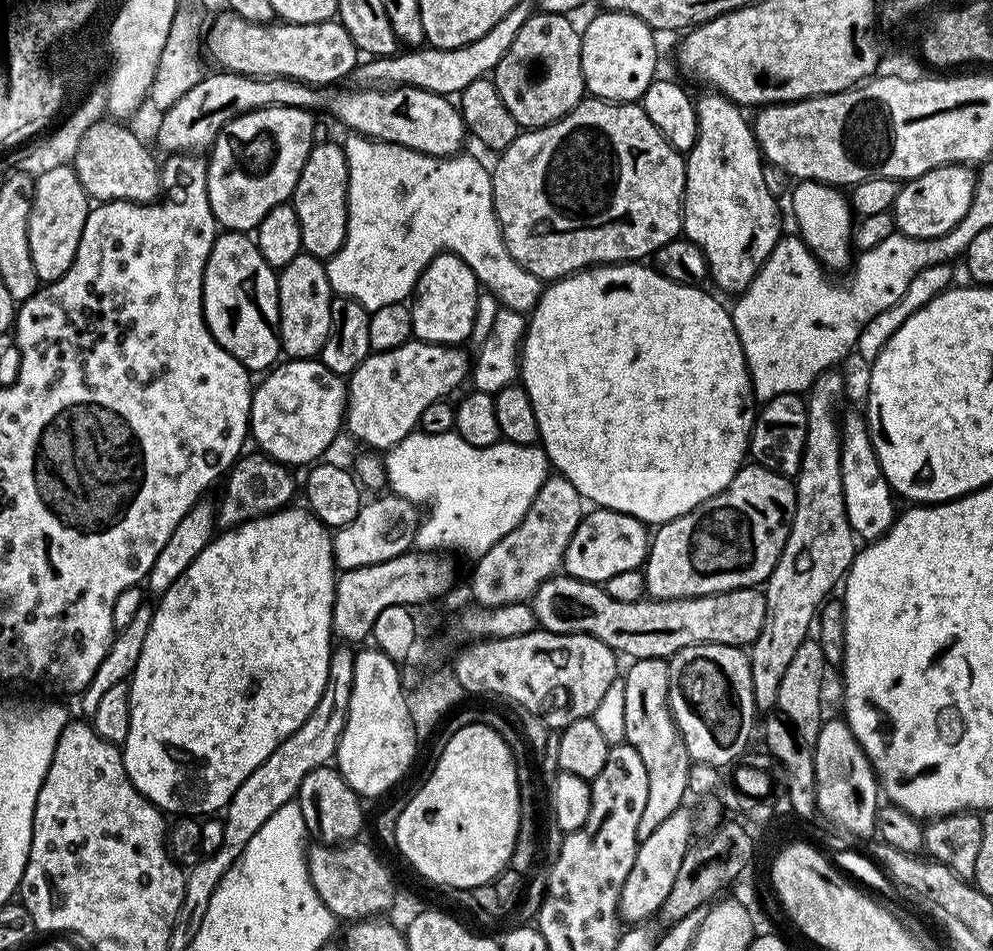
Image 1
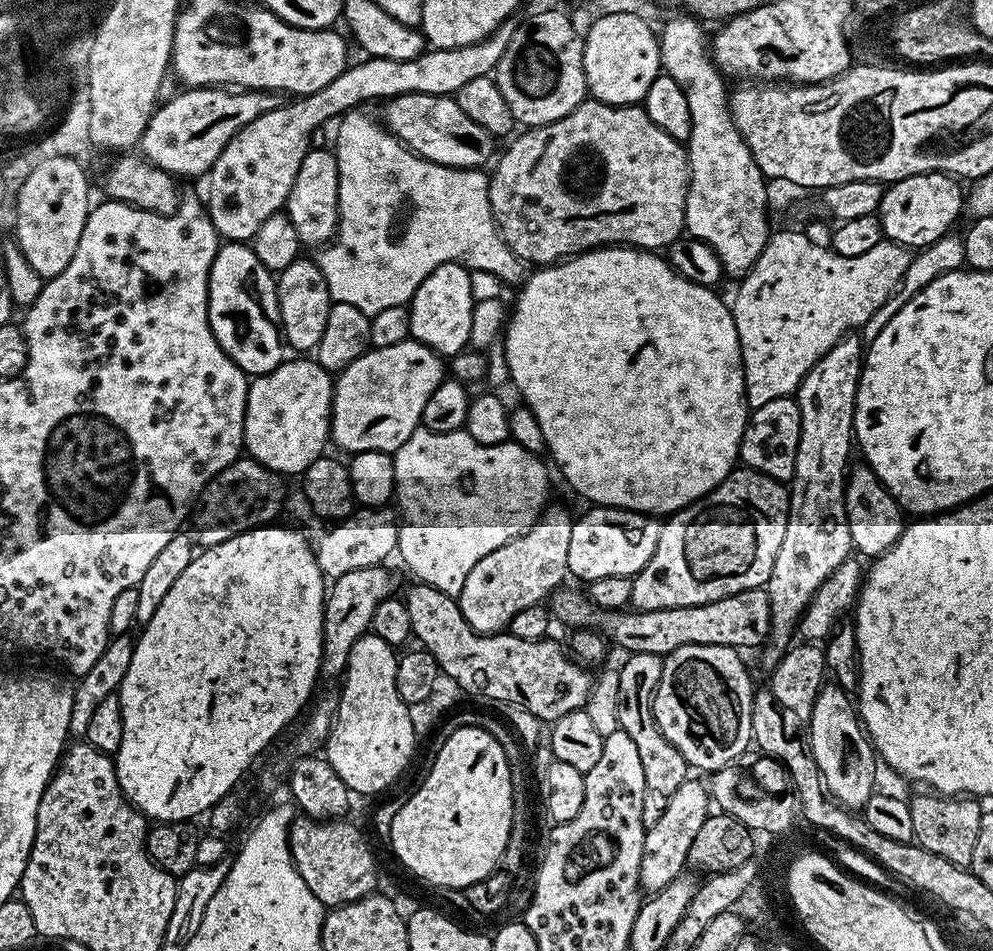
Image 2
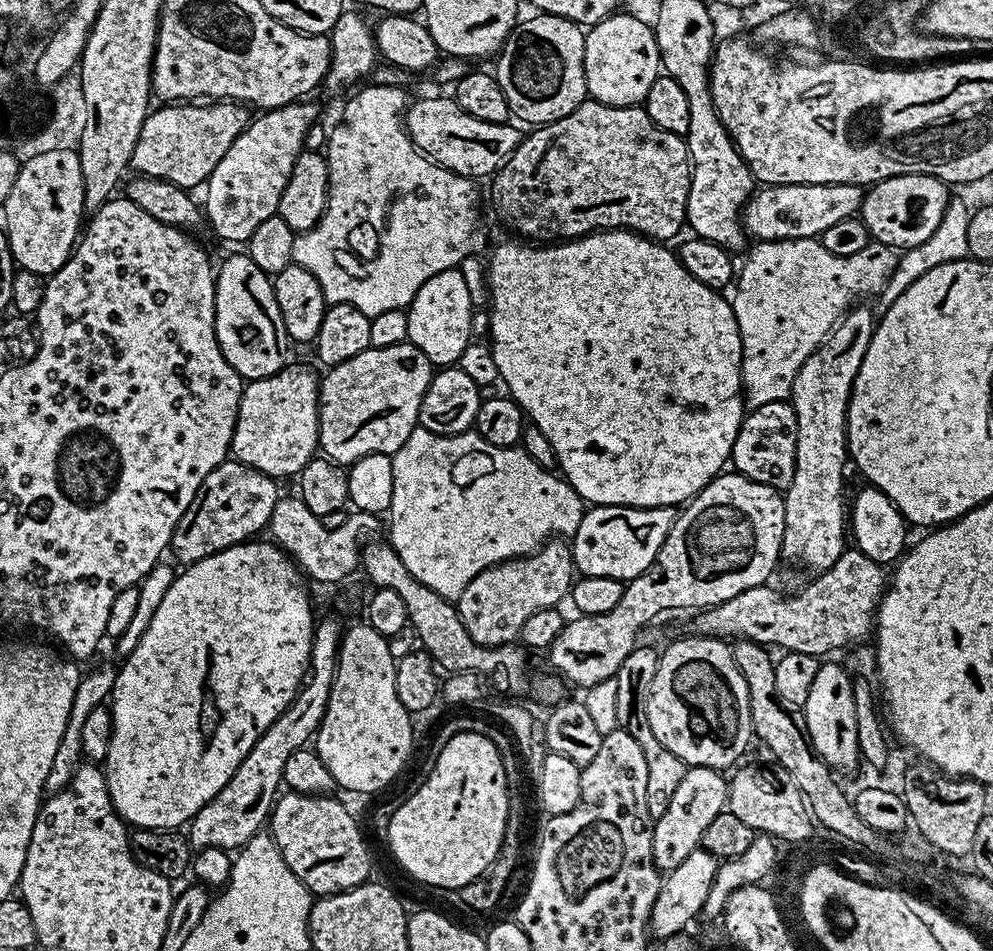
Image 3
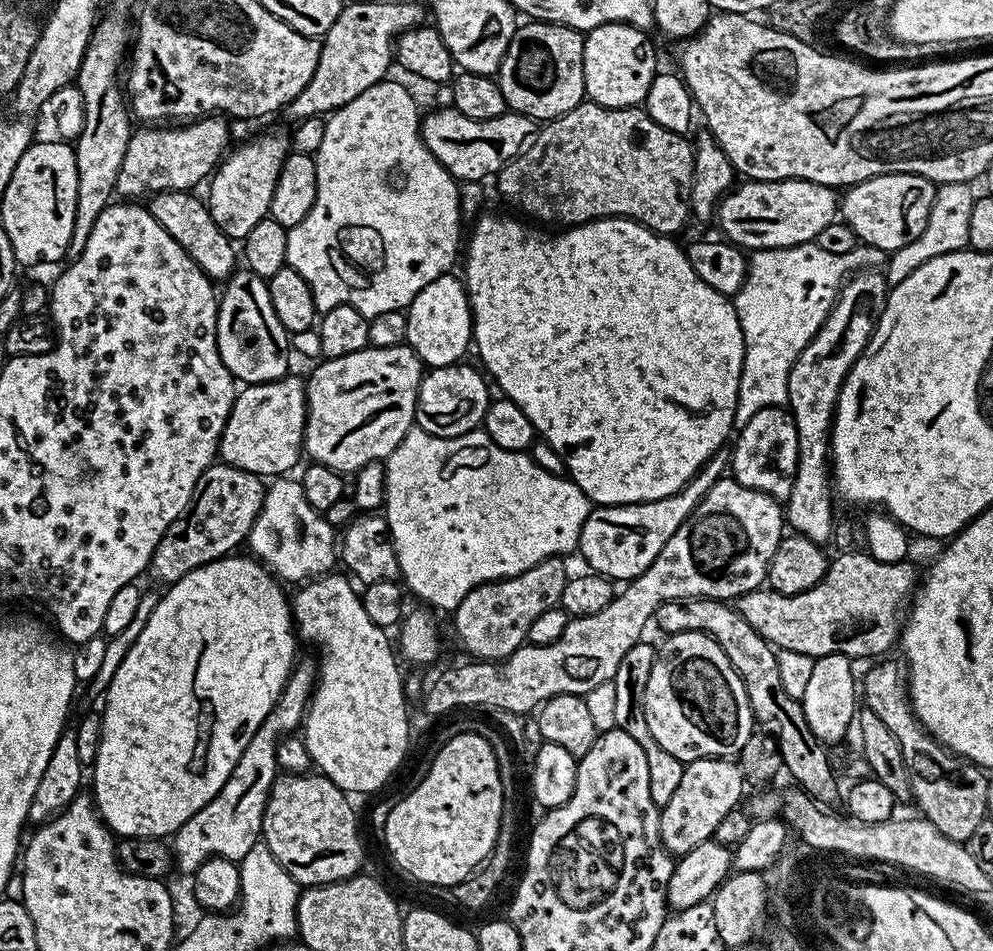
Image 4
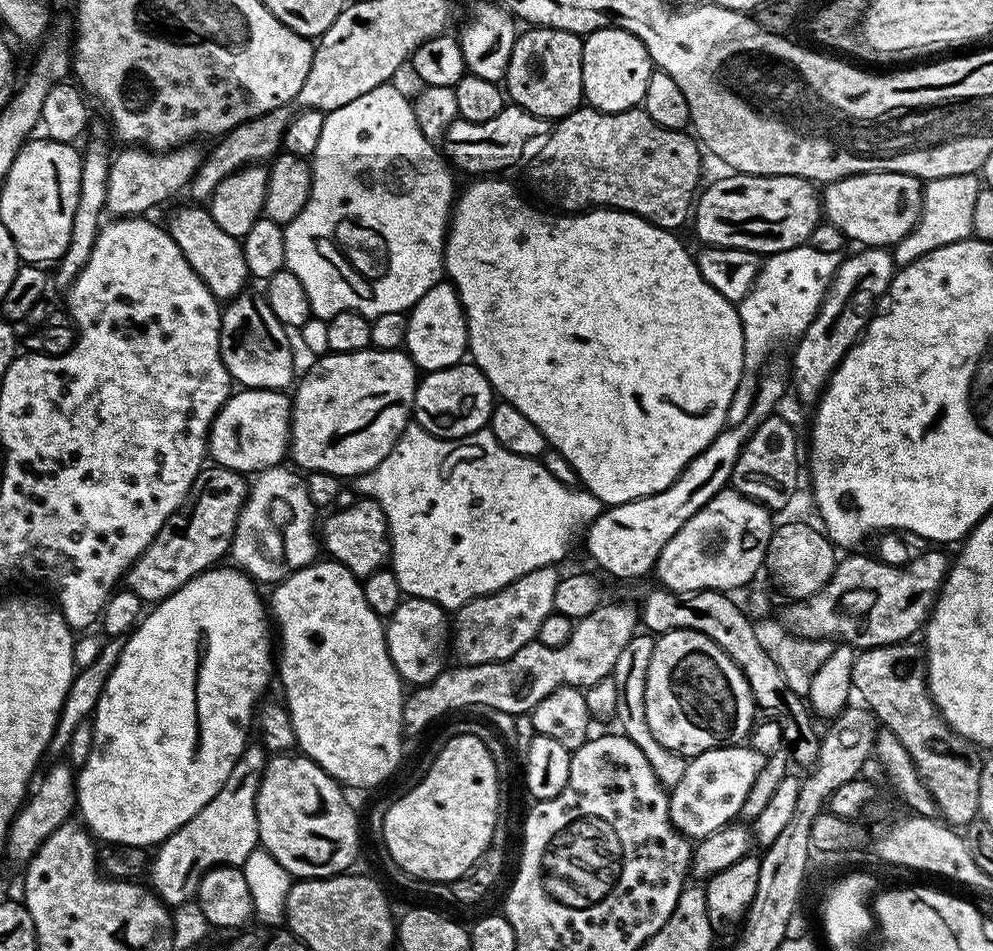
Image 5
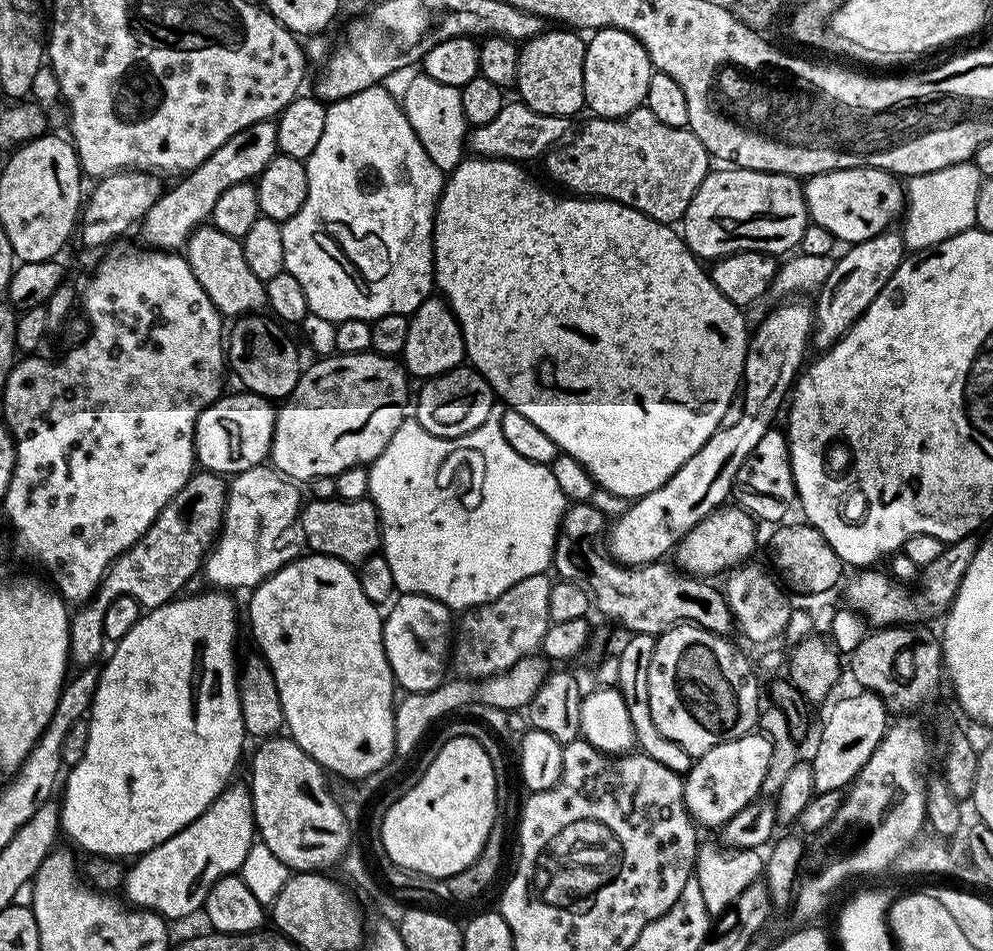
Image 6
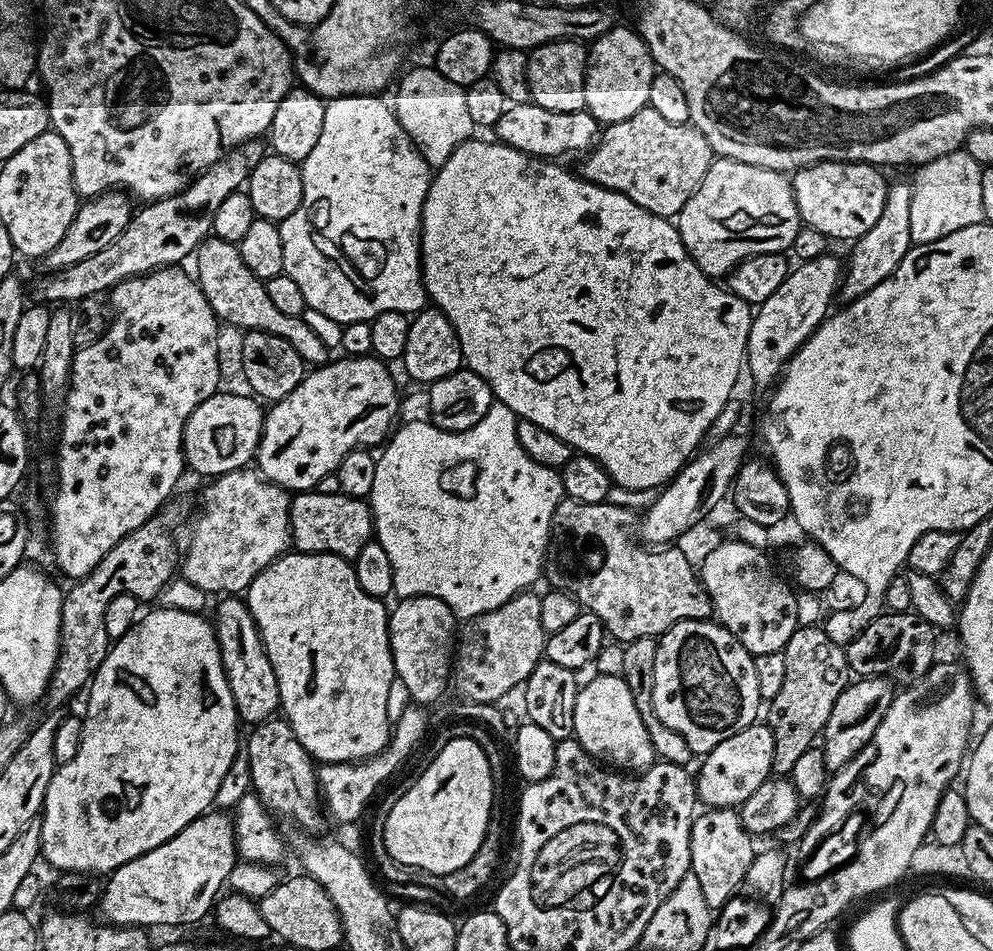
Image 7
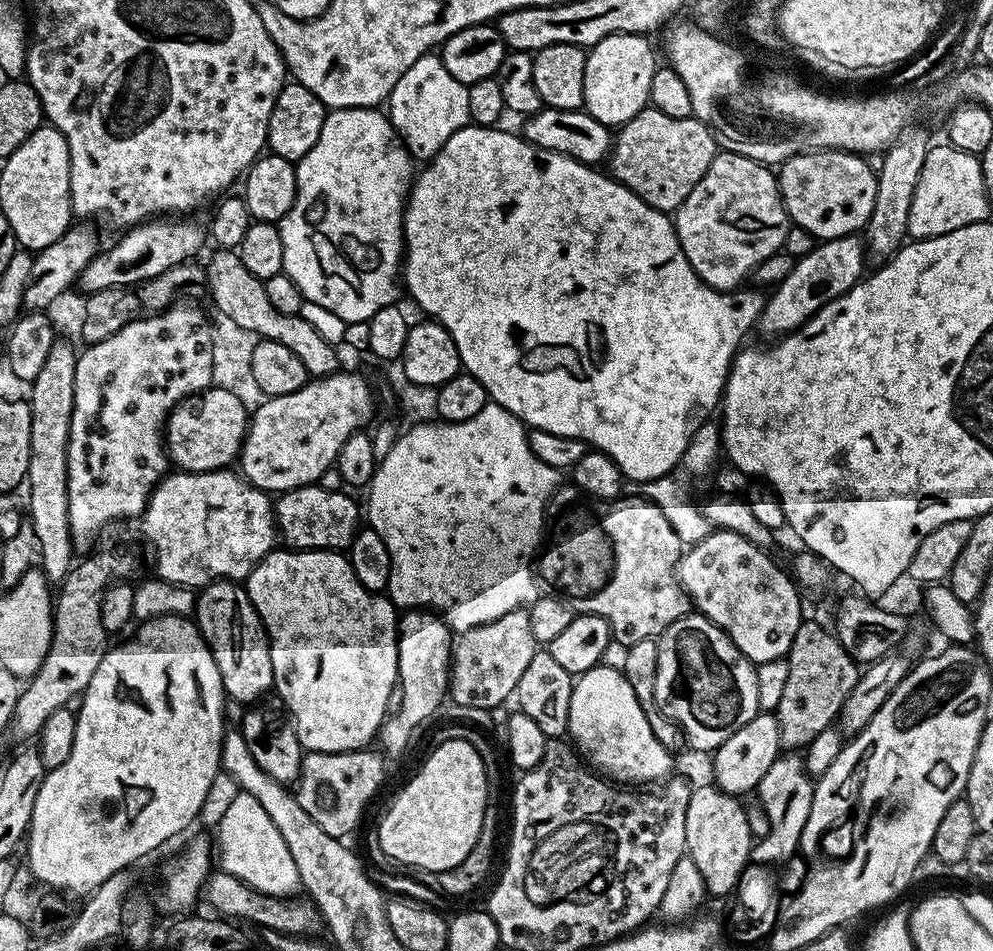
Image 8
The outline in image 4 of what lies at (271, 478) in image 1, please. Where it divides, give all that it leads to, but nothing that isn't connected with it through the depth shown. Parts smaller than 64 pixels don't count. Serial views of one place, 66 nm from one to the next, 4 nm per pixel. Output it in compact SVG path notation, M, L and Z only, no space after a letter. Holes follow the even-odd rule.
M223 462L211 464L202 474L202 478L198 478L192 491L192 500L185 506L184 513L164 531L164 537L158 542L150 565L153 578L161 580L164 586L171 586L181 580L187 572L193 572L203 564L221 560L223 556L235 553L239 549L236 547L247 541L248 531L254 526L264 505L265 491L265 481L254 473Z

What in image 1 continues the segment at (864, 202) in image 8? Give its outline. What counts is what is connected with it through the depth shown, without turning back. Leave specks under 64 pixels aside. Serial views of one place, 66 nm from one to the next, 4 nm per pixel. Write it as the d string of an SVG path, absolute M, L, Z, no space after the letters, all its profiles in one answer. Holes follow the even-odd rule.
M947 164L938 166L926 174L913 180L905 180L900 185L898 198L892 203L892 219L896 222L896 232L910 238L936 239L954 230L962 222L970 210L971 200L974 198L977 173L966 164Z

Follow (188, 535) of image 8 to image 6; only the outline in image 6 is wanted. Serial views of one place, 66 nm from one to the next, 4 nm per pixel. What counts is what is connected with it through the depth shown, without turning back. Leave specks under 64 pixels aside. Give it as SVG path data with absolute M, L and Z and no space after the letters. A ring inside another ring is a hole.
M267 463L237 472L228 485L224 525L212 551L204 557L202 576L216 590L245 588L251 590L282 566L297 559L302 552L302 537L296 523L302 507L299 487Z

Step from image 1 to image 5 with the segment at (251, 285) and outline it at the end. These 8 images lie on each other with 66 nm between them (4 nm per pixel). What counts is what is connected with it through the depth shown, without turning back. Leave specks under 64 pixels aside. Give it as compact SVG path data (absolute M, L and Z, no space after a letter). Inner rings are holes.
M245 290L234 300L227 301L220 318L220 353L226 370L233 381L244 388L287 389L293 383L292 371L296 368L296 360L292 357L292 344L288 341L289 329L285 328L278 318L274 318L274 310L270 310L267 300L259 291Z

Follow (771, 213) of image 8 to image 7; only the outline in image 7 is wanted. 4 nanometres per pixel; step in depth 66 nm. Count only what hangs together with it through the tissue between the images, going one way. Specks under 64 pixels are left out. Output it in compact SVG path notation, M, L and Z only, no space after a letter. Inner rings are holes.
M723 158L713 159L706 178L682 206L674 223L684 249L713 278L727 277L736 265L752 255L791 249L794 234L802 227L792 182L785 173Z

